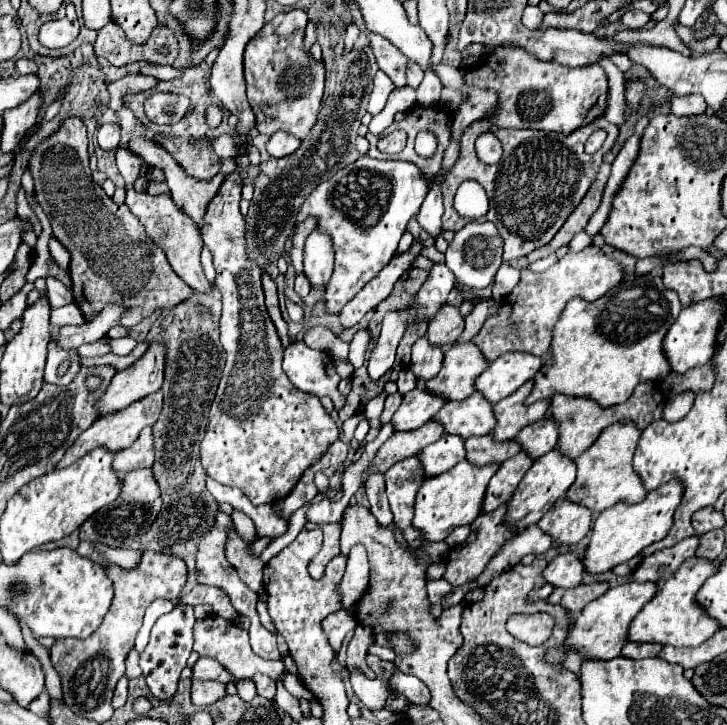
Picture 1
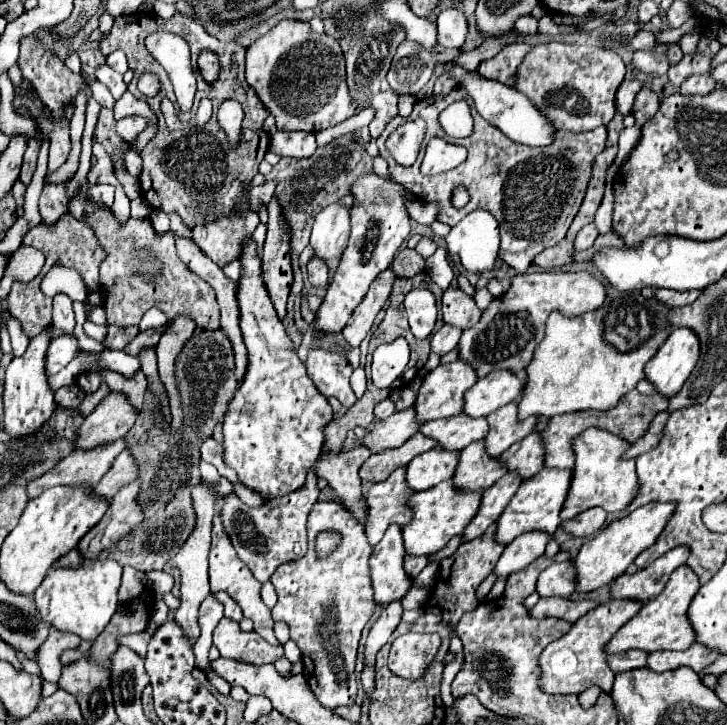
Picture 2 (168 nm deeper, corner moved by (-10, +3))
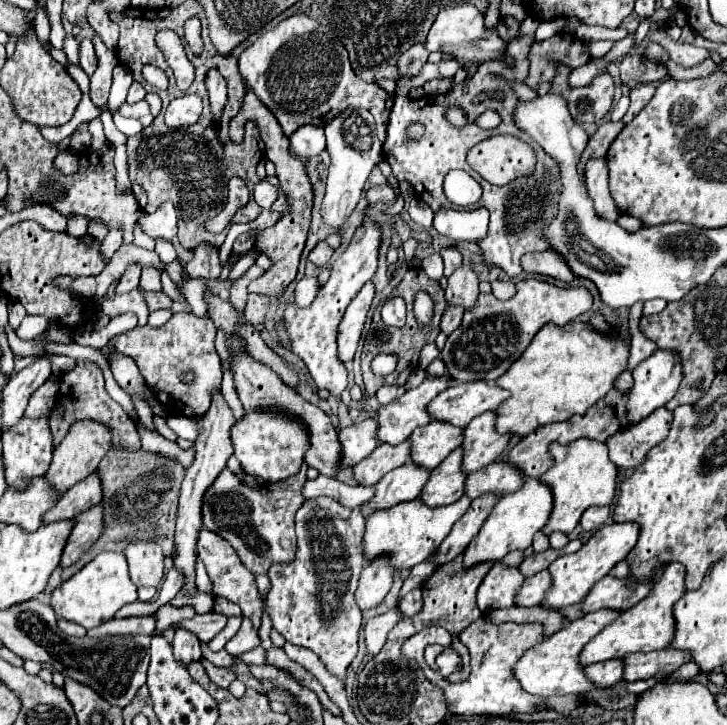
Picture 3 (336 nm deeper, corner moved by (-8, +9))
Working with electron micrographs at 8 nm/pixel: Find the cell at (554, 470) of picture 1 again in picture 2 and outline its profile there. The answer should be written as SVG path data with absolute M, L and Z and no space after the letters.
M543 467L539 475L533 479L527 479L521 483L519 491L513 495L509 505L503 509L501 517L497 519L497 531L495 541L501 545L509 545L517 535L527 531L543 531L553 535L559 529L559 511L563 505L563 499L567 495L567 487L571 483L571 471L569 469L549 469Z

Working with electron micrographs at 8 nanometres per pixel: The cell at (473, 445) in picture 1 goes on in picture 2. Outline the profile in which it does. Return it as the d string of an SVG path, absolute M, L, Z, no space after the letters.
M475 441L459 453L453 487L461 491L485 491L505 473L507 471L499 459L491 459L487 455L483 441Z

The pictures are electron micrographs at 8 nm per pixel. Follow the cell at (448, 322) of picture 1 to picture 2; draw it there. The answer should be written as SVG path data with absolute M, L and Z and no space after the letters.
M449 287L443 293L441 313L447 325L459 327L459 329L473 327L481 317L481 309L475 305L473 297L463 293L459 287Z

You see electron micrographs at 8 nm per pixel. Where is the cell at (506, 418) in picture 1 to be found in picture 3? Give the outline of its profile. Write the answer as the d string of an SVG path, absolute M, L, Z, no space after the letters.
M487 411L477 415L467 427L465 427L465 439L463 439L463 469L467 473L473 473L489 463L493 463L507 447L511 433L501 435L495 429L497 413Z

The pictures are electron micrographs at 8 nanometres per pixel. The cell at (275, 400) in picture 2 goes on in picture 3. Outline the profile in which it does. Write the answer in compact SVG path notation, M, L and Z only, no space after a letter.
M253 409L231 427L231 441L235 447L235 457L239 459L243 471L265 483L277 483L299 473L305 451L311 447L307 425L281 409Z

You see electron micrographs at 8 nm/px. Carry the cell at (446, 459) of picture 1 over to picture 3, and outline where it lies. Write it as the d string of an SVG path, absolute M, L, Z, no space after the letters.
M405 463L399 469L389 471L379 483L373 501L369 501L367 511L377 511L393 507L401 501L409 501L421 493L425 481L429 481L431 469L423 469L417 463Z

